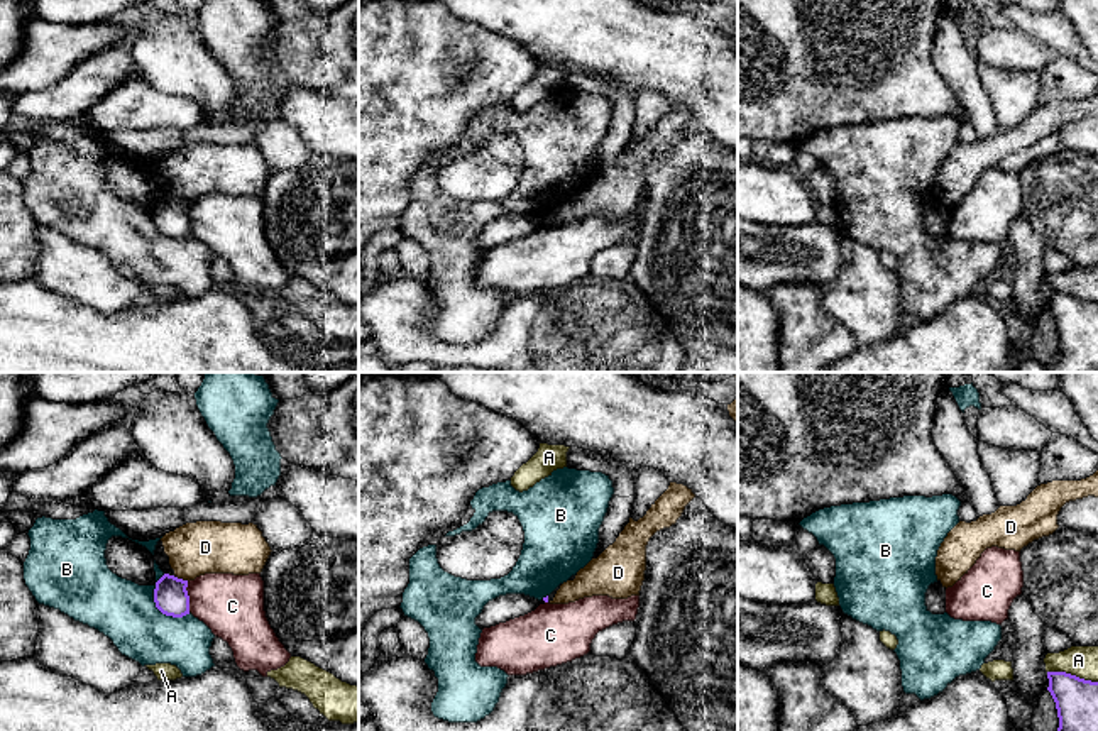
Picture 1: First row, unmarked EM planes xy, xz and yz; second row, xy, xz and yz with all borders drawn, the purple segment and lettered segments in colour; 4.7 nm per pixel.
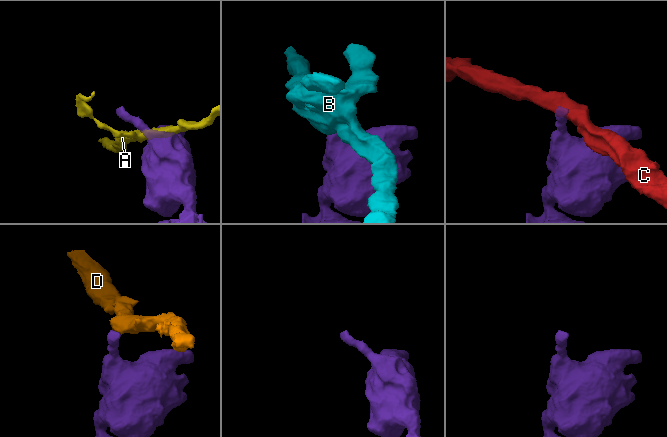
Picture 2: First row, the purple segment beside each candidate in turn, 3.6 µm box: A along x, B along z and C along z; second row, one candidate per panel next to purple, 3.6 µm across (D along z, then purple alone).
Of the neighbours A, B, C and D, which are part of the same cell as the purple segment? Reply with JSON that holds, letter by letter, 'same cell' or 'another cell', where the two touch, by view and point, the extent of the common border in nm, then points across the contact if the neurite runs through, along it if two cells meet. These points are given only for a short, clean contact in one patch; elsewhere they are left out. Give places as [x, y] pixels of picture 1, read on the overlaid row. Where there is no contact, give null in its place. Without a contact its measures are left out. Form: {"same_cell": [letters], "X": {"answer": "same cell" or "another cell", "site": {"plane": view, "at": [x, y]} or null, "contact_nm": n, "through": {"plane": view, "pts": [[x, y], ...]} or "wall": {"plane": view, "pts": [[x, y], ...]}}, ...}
{"same_cell": [], "A": {"answer": "another cell", "site": {"plane": "yz", "at": [1073, 676]}, "contact_nm": 240}, "B": {"answer": "another cell", "site": {"plane": "xy", "at": [156, 606]}, "contact_nm": 240}, "C": {"answer": "another cell", "site": {"plane": "xy", "at": [188, 598]}, "contact_nm": 140, "wall": {"plane": "xy", "pts": [[186, 582], [190, 611]]}}, "D": {"answer": "another cell", "site": {"plane": "xy", "at": [181, 579]}, "contact_nm": 70, "wall": {"plane": "xy", "pts": [[176, 576], [188, 581]]}}}

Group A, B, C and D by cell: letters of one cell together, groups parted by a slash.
A / B / C / D

